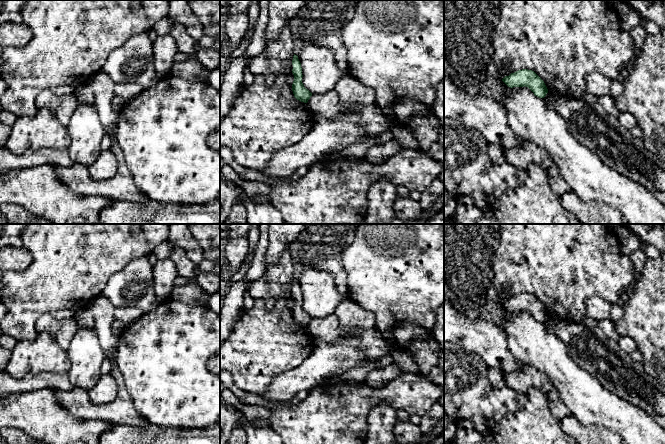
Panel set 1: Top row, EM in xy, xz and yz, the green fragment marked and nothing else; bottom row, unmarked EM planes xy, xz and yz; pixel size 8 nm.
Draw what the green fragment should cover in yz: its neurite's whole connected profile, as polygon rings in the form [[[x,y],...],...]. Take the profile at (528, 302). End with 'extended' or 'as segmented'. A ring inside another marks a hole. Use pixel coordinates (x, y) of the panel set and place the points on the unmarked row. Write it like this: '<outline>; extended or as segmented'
[[[518,294],[505,300],[502,305],[510,312],[528,311],[539,322],[544,322],[548,317],[544,305],[532,294]]]; as segmented

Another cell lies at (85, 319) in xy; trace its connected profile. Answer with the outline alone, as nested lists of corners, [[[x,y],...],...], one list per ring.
[[[88,309],[79,310],[73,318],[76,320],[79,328],[95,328],[94,315]]]

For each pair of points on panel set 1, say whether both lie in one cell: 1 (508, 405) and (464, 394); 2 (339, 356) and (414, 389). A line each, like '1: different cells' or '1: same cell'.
1: same cell
2: different cells

